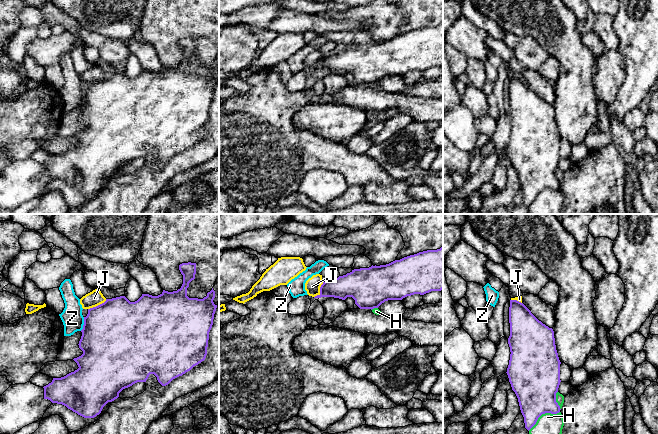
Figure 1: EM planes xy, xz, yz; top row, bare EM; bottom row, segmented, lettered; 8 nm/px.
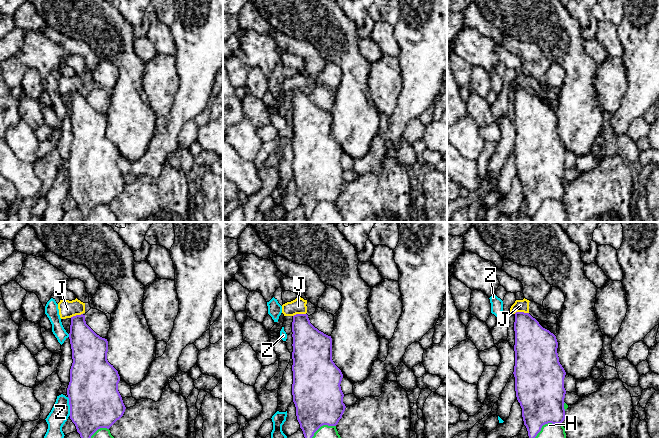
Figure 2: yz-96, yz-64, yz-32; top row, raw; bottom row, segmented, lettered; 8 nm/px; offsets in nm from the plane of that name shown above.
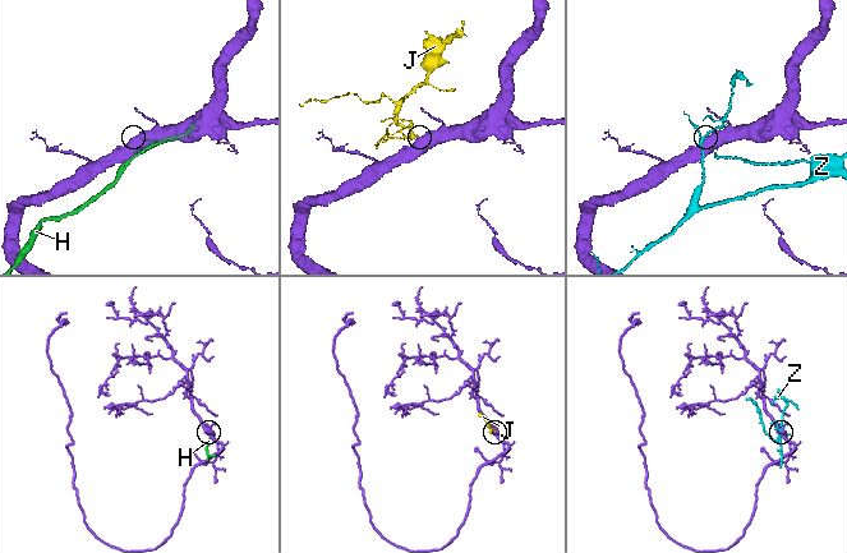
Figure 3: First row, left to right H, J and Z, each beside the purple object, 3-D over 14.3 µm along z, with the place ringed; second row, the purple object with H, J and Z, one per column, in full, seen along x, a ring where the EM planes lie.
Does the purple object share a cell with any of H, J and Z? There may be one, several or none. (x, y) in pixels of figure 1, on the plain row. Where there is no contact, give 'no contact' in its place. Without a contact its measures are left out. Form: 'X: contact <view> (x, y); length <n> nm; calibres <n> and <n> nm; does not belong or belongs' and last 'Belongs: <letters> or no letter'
H: contact yz (542, 189); length 300 nm; calibres 360 and 240 nm; does not belong
J: contact xy (98, 81); length 170 nm; calibres 500 and 120 nm; does not belong
Z: contact xy (84, 100); length 120 nm; calibres 500 and 170 nm; does not belong
Belongs: no letter

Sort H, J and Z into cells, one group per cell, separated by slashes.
H / J / Z

